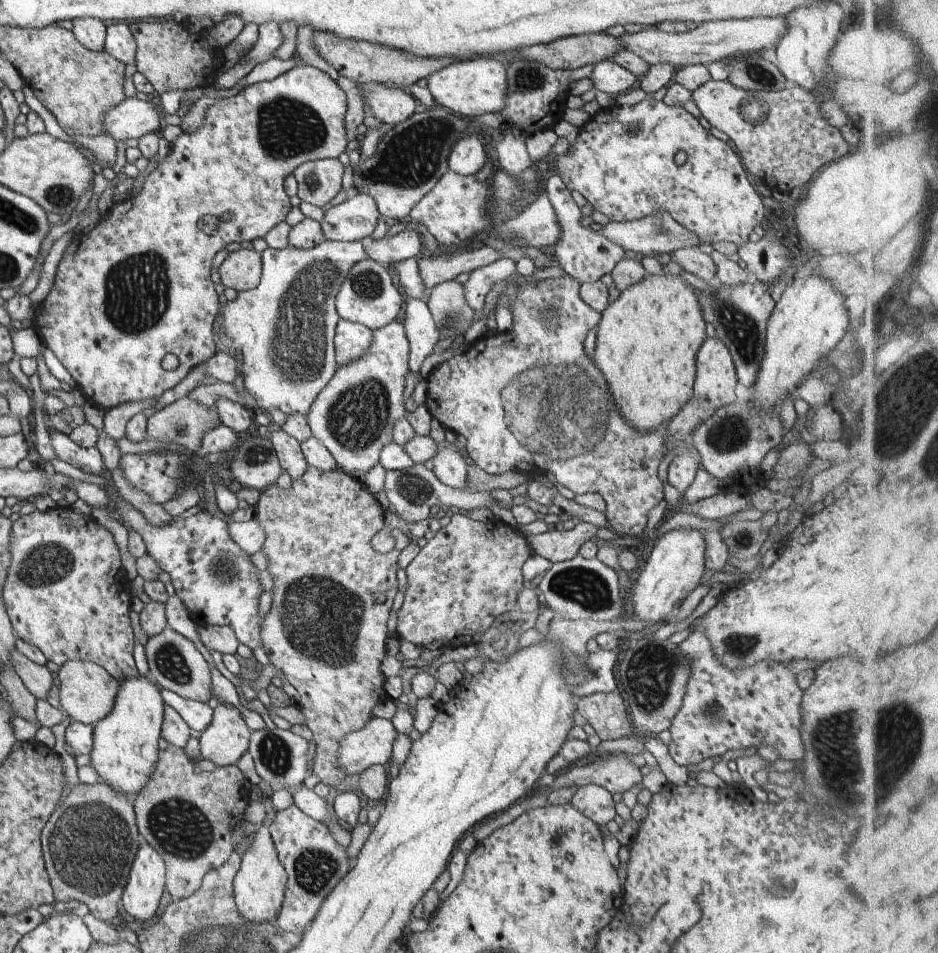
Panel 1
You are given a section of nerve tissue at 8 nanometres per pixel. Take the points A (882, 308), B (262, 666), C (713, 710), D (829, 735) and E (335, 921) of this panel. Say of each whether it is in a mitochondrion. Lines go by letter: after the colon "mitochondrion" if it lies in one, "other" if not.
A: mitochondrion
B: other
C: mitochondrion
D: mitochondrion
E: other

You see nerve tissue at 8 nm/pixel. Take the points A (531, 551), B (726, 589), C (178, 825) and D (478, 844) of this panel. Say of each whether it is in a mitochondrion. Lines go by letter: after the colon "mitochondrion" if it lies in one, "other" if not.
A: other
B: other
C: mitochondrion
D: other

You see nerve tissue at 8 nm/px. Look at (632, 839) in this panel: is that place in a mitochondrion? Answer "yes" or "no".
no

